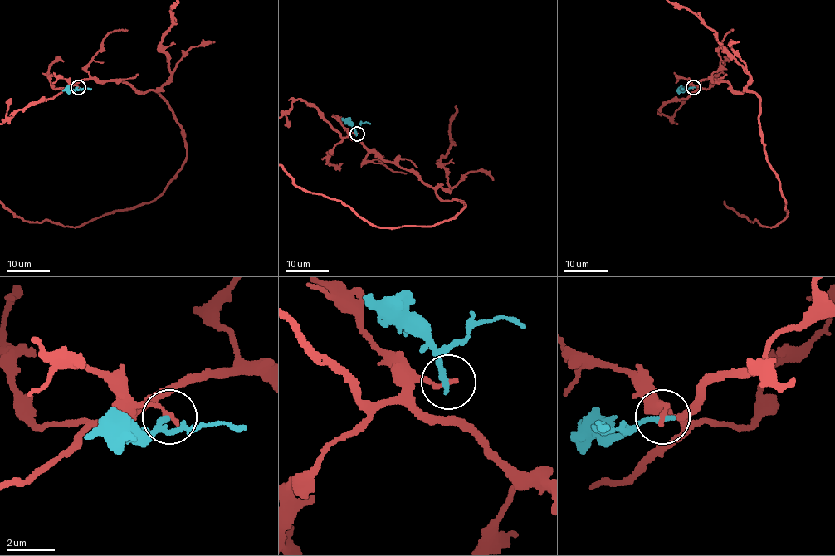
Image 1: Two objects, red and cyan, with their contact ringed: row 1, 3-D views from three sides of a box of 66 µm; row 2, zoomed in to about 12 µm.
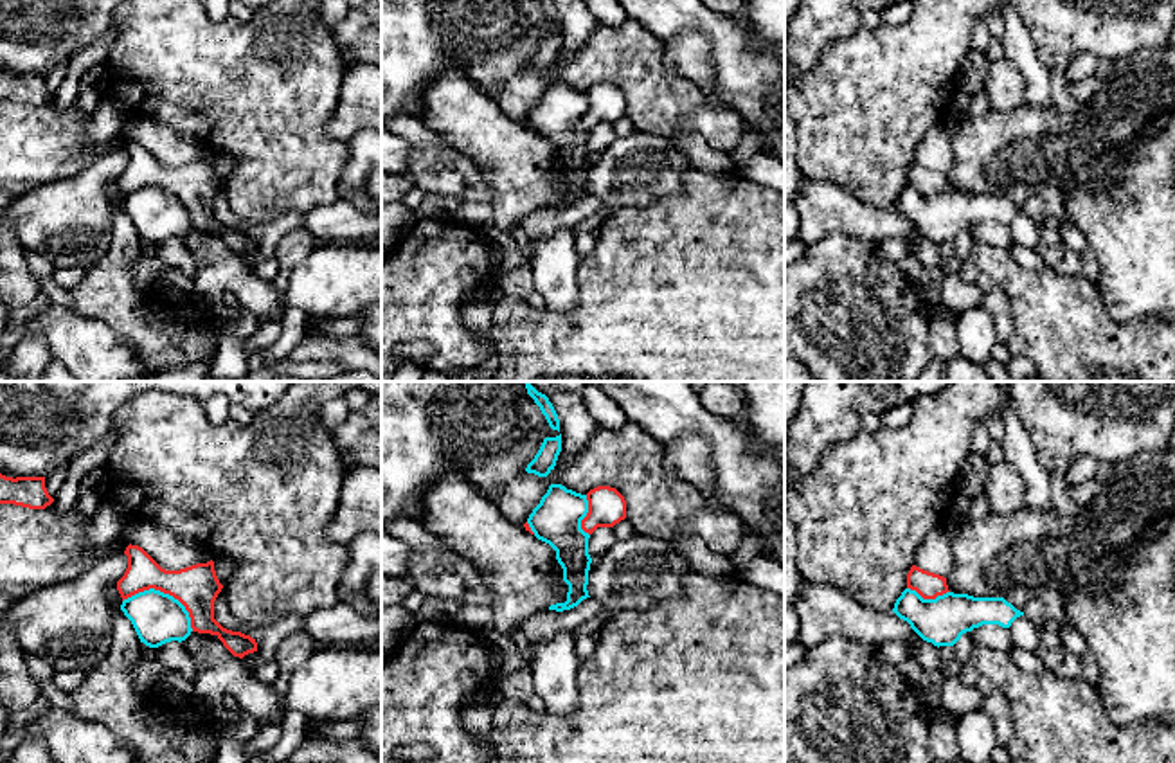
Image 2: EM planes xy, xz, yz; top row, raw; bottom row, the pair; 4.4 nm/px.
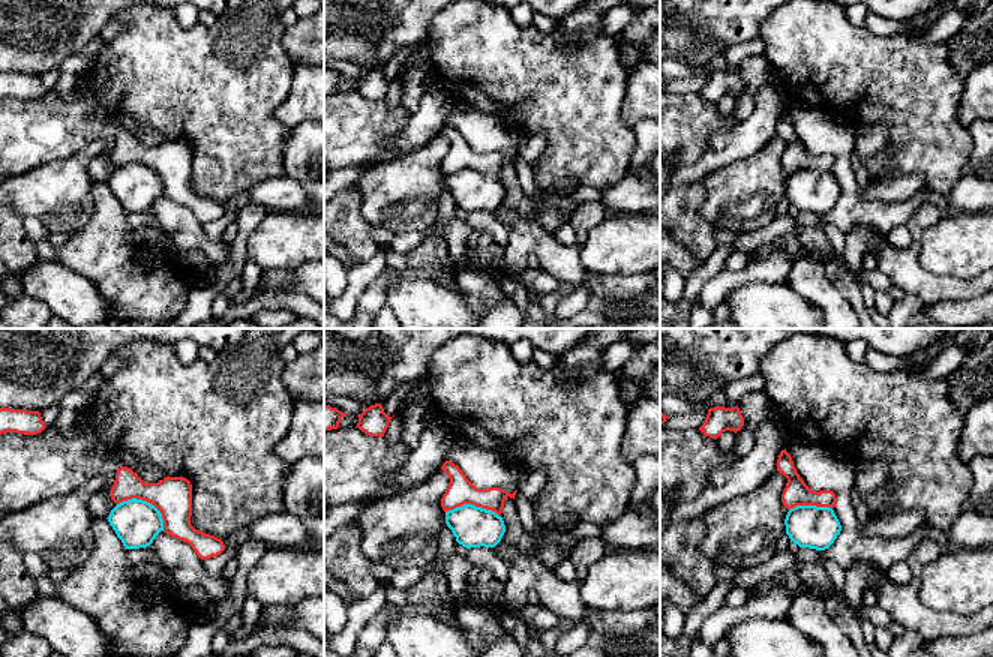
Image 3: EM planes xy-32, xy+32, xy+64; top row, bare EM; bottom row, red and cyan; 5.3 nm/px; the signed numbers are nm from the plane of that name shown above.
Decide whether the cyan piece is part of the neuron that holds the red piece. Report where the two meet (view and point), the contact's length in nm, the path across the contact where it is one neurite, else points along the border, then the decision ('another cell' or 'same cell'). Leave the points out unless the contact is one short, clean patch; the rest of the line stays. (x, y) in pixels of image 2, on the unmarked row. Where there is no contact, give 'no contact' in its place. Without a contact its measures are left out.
xy (166, 189) | 340 nm | along xy (123, 197), (150, 186), (168, 189), (184, 204), (193, 227) | another cell

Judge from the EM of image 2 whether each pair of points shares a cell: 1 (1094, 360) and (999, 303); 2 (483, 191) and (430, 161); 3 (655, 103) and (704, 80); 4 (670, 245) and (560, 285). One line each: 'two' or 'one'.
1: two
2: one
3: two
4: two

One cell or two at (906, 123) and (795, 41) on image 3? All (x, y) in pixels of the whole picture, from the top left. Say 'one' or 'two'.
one

